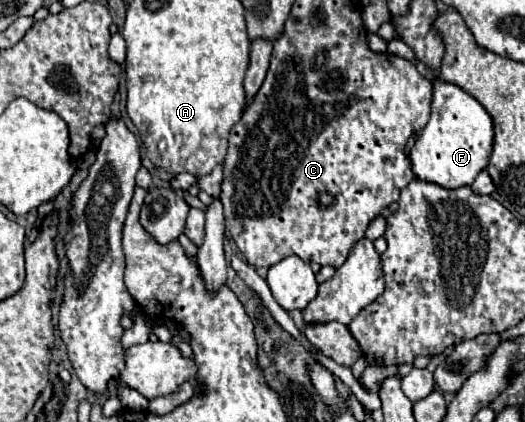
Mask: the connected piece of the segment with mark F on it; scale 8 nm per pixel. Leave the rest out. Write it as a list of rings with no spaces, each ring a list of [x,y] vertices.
[[[433,75],[431,81],[431,119],[409,151],[413,171],[419,179],[437,183],[447,189],[471,185],[479,171],[483,171],[489,163],[493,147],[493,119],[485,111],[485,107],[461,87],[447,83],[437,75]]]

